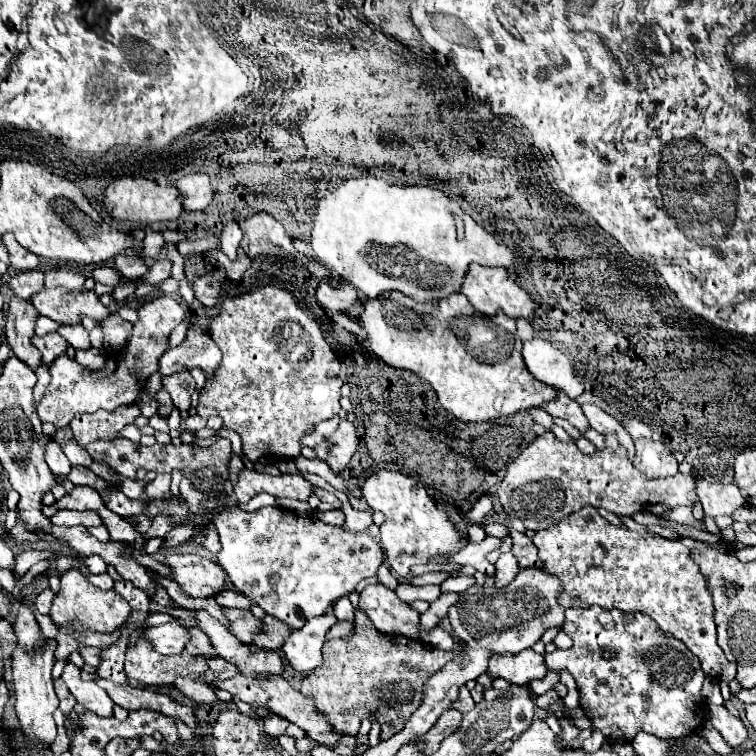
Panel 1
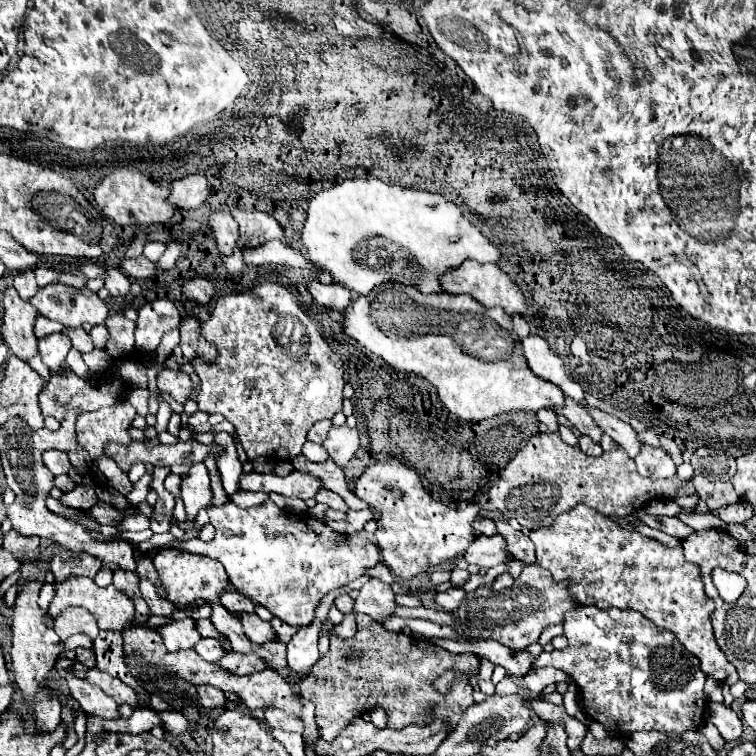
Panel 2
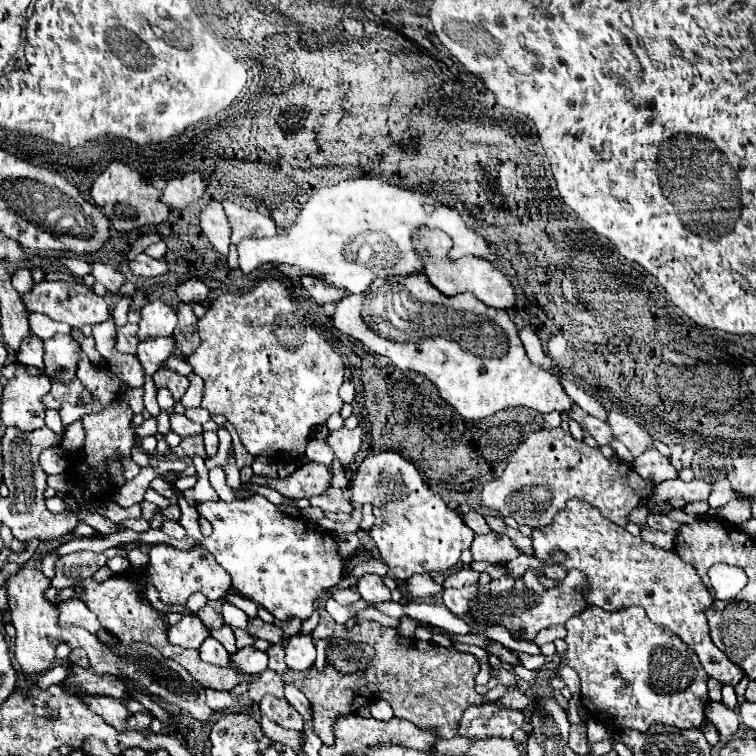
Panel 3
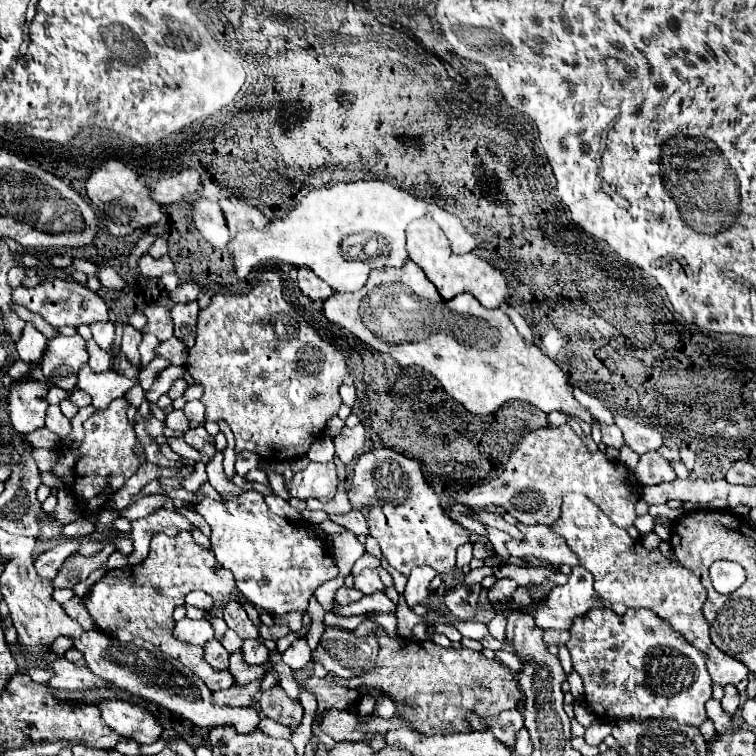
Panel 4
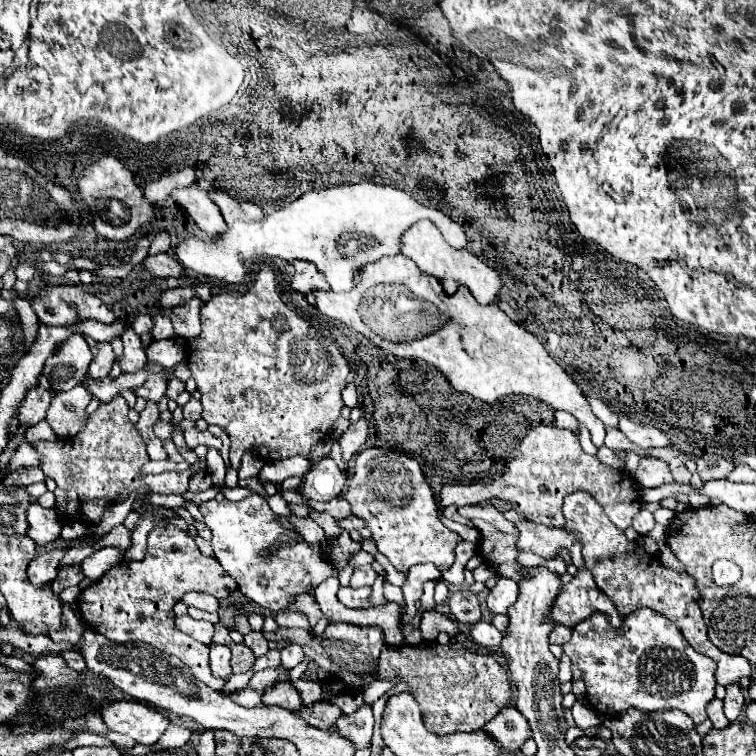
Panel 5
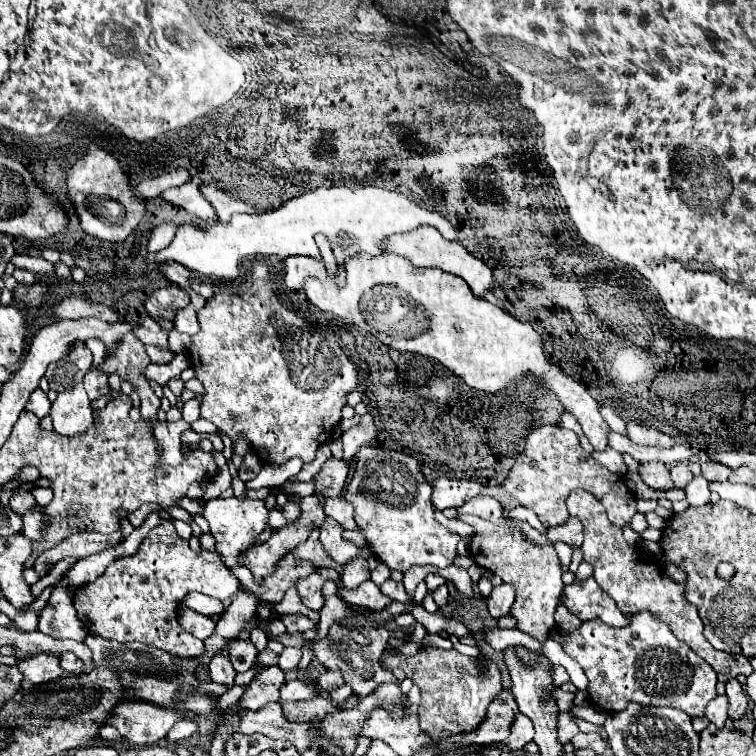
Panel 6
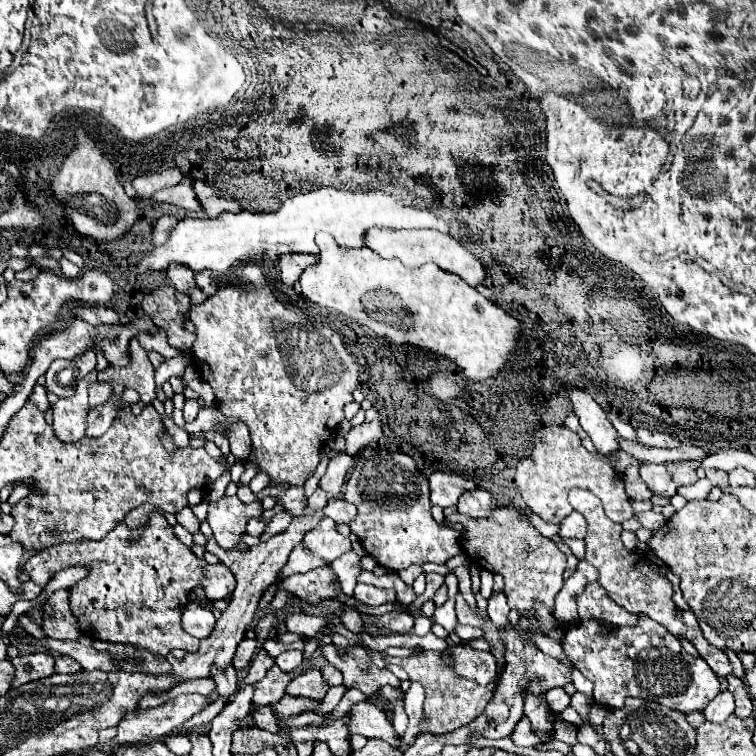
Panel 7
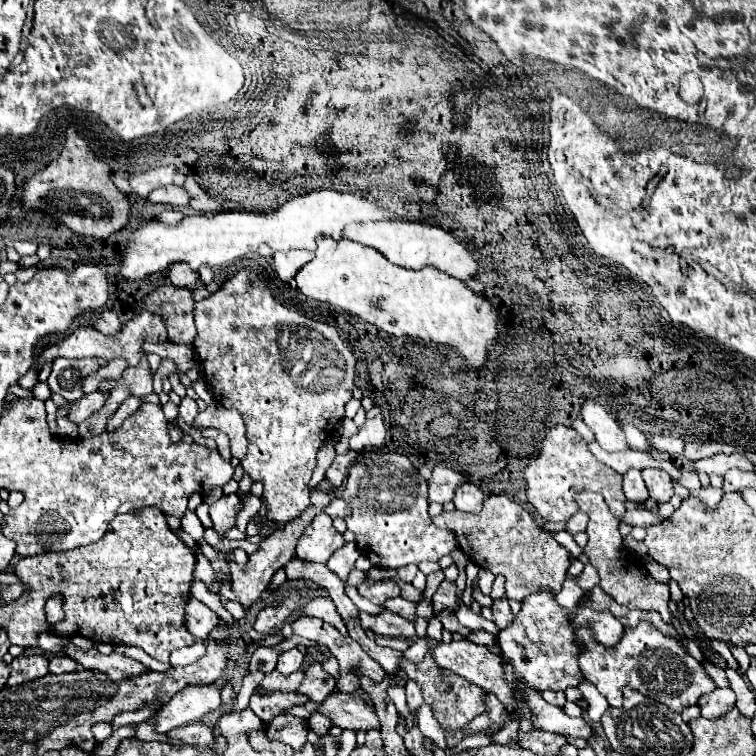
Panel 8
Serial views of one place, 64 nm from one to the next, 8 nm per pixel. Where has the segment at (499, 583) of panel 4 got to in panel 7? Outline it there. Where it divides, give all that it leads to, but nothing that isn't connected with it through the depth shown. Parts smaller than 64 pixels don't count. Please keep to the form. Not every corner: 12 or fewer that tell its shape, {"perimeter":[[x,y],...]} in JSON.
{"perimeter":[[504,592],[488,600],[488,616],[498,628],[508,624],[508,608]]}

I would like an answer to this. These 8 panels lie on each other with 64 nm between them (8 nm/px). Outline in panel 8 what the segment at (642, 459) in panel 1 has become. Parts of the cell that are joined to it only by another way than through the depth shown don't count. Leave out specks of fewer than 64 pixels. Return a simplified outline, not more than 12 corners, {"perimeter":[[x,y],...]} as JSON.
{"perimeter":[[644,468],[650,498],[668,502],[674,496],[672,478],[660,468]]}

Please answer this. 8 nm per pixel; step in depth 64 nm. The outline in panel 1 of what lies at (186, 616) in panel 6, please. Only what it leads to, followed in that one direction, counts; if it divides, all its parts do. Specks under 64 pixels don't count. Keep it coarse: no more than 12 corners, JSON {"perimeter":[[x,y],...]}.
{"perimeter":[[168,622],[142,636],[160,654],[180,654],[188,628]]}

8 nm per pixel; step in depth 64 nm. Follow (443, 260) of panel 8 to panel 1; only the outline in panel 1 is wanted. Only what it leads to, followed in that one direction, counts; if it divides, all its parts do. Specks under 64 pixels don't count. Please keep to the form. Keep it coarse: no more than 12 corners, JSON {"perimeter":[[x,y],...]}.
{"perimeter":[[472,264],[462,294],[482,316],[534,318],[504,268]]}

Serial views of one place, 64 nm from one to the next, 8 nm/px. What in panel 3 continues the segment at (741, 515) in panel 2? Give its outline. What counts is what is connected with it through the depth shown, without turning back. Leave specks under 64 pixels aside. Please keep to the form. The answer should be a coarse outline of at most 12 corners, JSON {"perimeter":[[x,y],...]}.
{"perimeter":[[734,498],[722,508],[710,508],[730,524],[742,524],[750,518],[750,500]]}

